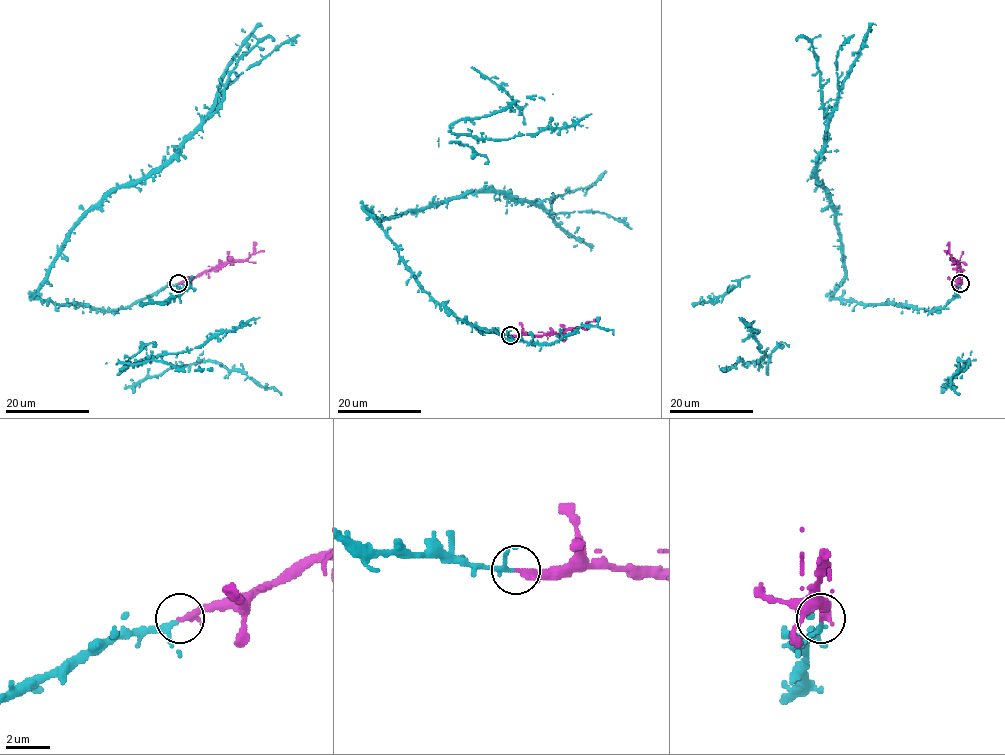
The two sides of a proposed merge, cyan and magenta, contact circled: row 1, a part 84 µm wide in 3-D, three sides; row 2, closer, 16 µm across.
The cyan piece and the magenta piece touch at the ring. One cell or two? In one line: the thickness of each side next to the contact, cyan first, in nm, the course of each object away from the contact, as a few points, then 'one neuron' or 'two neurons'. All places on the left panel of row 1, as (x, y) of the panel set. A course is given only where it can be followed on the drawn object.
200 nm thick on the cyan side, 320 nm on the other; cyan runs (178, 284), (111, 311), (32, 297), (68, 232), (86, 213), (118, 188), (157, 172), (243, 72), (299, 35); magenta runs (179, 283), (191, 281), (232, 261), (245, 261), (254, 252), (264, 250); one neuron

